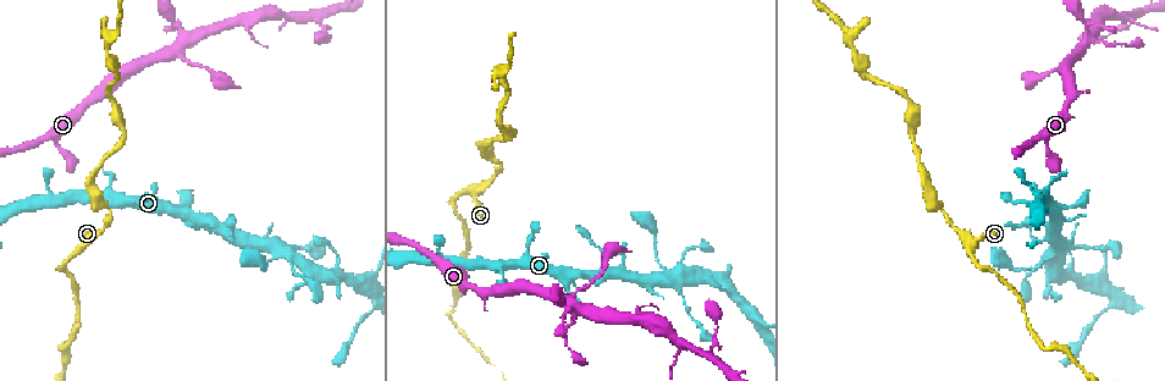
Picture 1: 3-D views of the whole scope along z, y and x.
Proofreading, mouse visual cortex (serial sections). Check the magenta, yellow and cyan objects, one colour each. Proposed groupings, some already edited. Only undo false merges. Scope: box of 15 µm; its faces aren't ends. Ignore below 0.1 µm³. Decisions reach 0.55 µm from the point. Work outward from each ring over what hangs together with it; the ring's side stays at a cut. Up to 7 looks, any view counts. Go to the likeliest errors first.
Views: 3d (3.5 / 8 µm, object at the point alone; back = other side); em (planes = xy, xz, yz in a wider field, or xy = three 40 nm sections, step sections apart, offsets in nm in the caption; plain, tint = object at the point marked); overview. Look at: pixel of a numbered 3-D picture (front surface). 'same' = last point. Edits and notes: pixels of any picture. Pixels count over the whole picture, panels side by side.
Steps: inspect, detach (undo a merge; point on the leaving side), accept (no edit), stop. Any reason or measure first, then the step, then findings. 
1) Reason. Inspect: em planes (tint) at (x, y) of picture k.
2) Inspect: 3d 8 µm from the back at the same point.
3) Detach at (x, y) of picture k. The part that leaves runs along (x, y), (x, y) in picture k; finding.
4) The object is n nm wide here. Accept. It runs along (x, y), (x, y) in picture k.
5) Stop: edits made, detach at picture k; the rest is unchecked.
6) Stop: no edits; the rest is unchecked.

Sudden change in width. Inspect: 3d 3.5 µm at (95, 174) of picture 1.

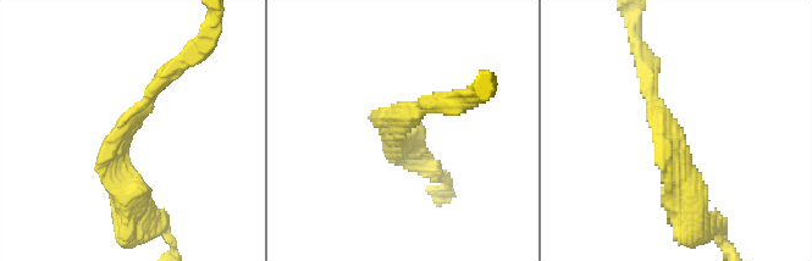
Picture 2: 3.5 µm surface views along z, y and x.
Accept. One cell here.

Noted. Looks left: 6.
Narrows sharply. Inspect: 3d 3.5 µm at (179, 204) of picture 1.

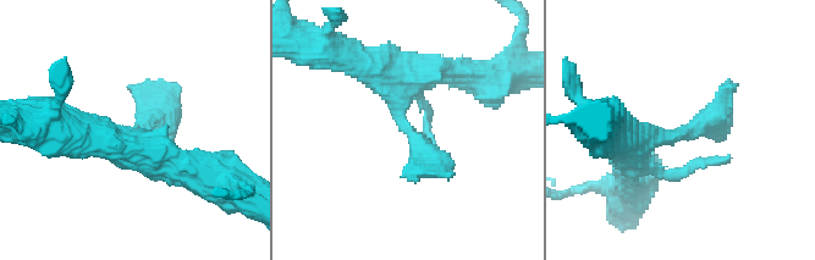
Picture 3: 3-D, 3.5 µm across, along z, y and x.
Inspect: em xy step 3 (tint) at (413, 134) of picture 3.

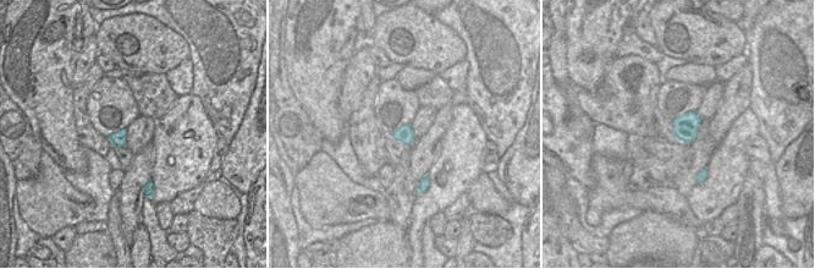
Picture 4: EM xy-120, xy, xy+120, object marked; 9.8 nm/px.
Accept. It runs along (380, 71), (402, 123), (451, 173) in picture 3; one cell here.

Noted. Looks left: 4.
Sudden change in width. Inspect: 3d 8 µm at (575, 294) of picture 1.

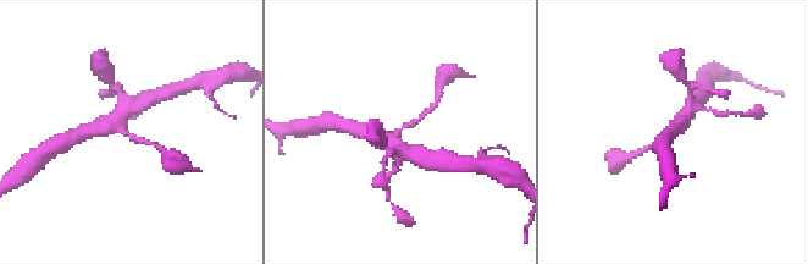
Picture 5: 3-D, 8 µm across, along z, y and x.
The arms are 150, 500 nm wide. Inspect: em planes (tint) at (399, 131) of picture 5.

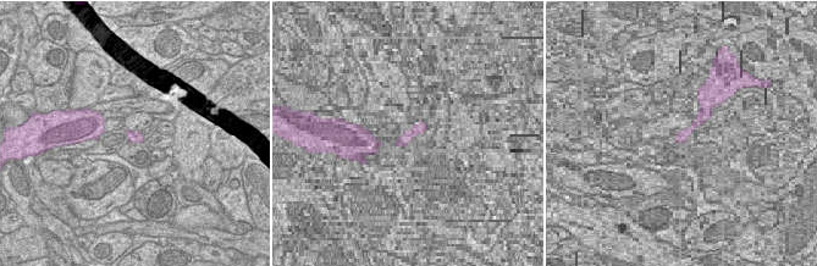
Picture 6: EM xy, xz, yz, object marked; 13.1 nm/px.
The object is 160 nm wide here. Accept. It runs along (371, 135), (393, 137), (427, 111) in picture 5; all the same cell.

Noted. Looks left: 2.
Stop: no edits; the rest is unchecked.

